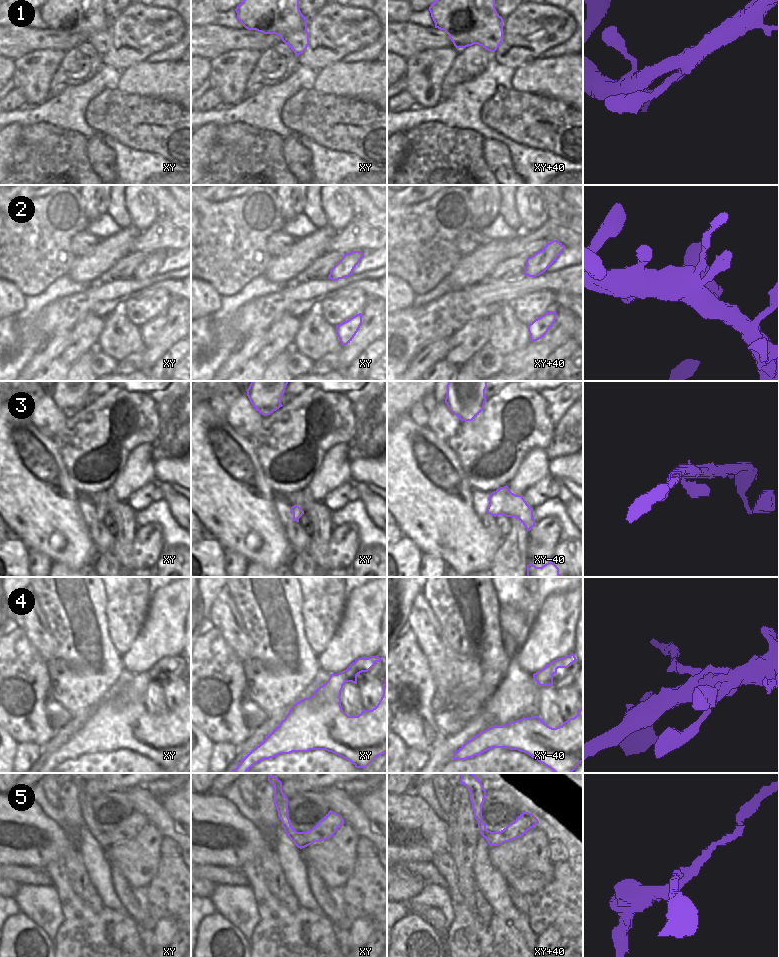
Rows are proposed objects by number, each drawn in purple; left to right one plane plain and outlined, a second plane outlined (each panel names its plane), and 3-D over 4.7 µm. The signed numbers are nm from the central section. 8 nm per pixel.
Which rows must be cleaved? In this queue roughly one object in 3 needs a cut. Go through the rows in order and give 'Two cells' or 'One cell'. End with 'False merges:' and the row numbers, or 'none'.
1: One cell
2: One cell
3: One cell
4: Two cells
5: Two cells
False merges: 4, 5.

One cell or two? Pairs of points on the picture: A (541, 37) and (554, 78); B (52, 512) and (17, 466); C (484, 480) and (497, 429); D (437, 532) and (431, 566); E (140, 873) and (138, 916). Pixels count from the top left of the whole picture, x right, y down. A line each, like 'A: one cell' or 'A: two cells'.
A: two cells
B: one cell
C: one cell
D: two cells
E: two cells

